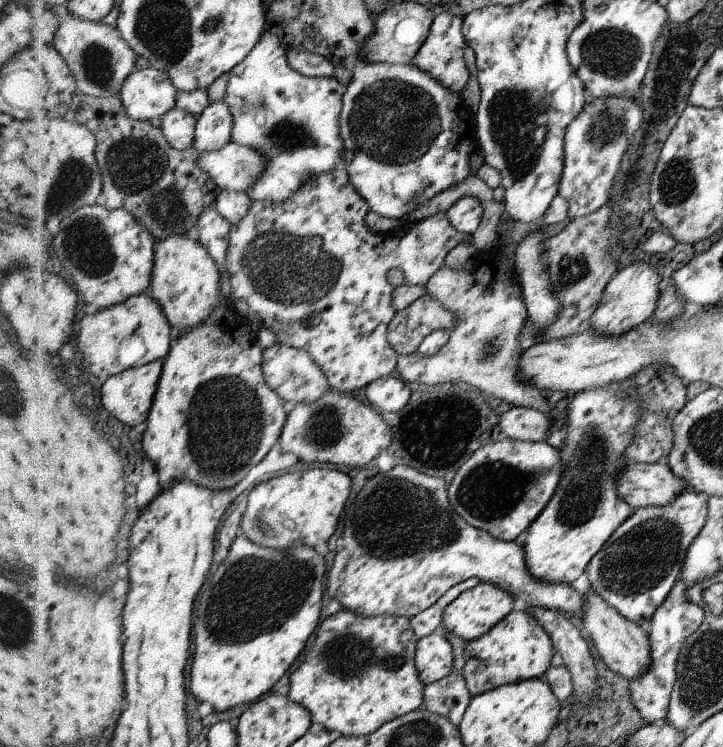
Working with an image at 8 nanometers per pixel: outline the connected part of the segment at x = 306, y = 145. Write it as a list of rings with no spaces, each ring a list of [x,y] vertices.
[[[266,31],[250,56],[232,72],[227,103],[235,116],[233,142],[252,145],[269,158],[265,176],[248,193],[253,200],[287,201],[301,190],[301,186],[314,175],[328,172],[343,162],[341,139],[342,99],[346,87],[332,77],[307,77],[295,70],[288,61],[283,40],[276,33]]]

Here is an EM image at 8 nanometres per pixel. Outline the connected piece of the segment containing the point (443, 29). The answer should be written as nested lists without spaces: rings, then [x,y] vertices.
[[[442,12],[433,18],[424,44],[418,52],[411,58],[411,64],[421,68],[428,76],[437,80],[444,88],[450,92],[460,93],[466,88],[468,82],[468,68],[464,64],[464,43],[462,36],[462,15],[452,16],[452,14]]]

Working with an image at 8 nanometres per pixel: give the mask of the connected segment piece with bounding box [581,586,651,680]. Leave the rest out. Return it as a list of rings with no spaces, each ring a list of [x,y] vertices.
[[[592,586],[588,592],[583,594],[583,598],[581,619],[585,626],[584,630],[592,638],[592,642],[600,654],[600,659],[603,659],[608,668],[628,680],[638,678],[645,673],[651,665],[651,648],[646,628],[624,618],[619,610],[608,604],[608,601],[605,601],[592,589]]]

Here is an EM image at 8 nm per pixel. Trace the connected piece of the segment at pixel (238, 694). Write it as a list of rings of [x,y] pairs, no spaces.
[[[244,532],[237,538],[234,546],[229,552],[229,557],[220,565],[220,570],[212,576],[210,584],[206,584],[206,592],[202,592],[202,598],[198,600],[198,616],[196,616],[196,624],[194,624],[194,632],[196,632],[196,650],[194,655],[194,668],[192,668],[192,692],[198,696],[201,702],[210,702],[214,708],[220,712],[232,710],[236,706],[242,704],[256,703],[262,697],[270,695],[274,686],[282,680],[282,676],[288,672],[288,668],[298,660],[298,656],[302,654],[302,650],[306,648],[308,638],[312,636],[312,632],[318,626],[320,620],[320,608],[322,608],[322,578],[326,574],[324,568],[324,558],[314,550],[314,547],[308,545],[300,545],[290,547],[288,550],[276,550],[270,547],[263,547],[256,544]]]

